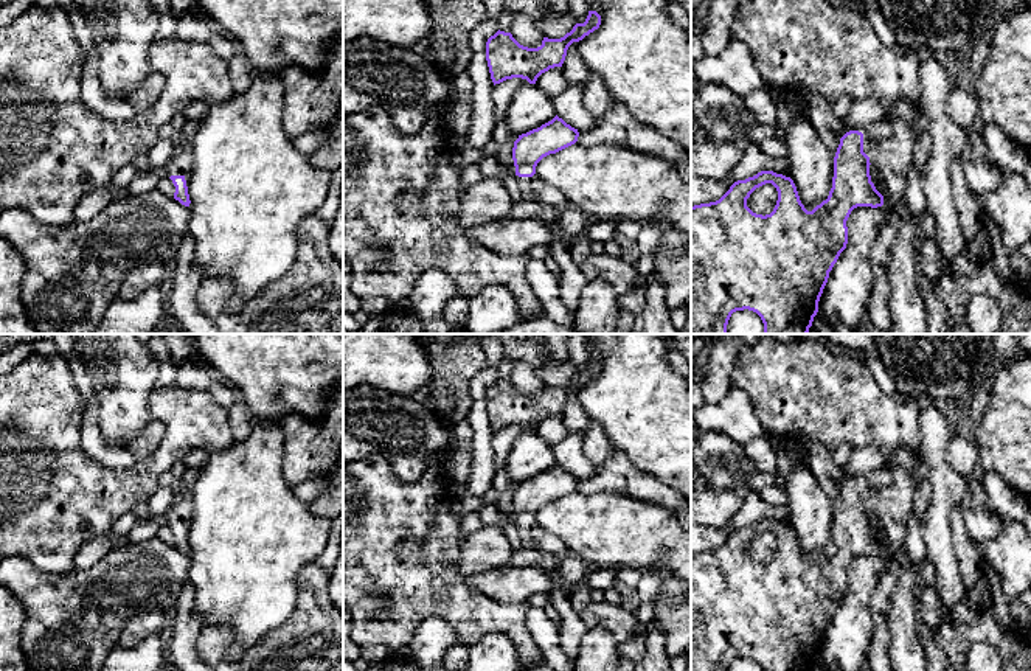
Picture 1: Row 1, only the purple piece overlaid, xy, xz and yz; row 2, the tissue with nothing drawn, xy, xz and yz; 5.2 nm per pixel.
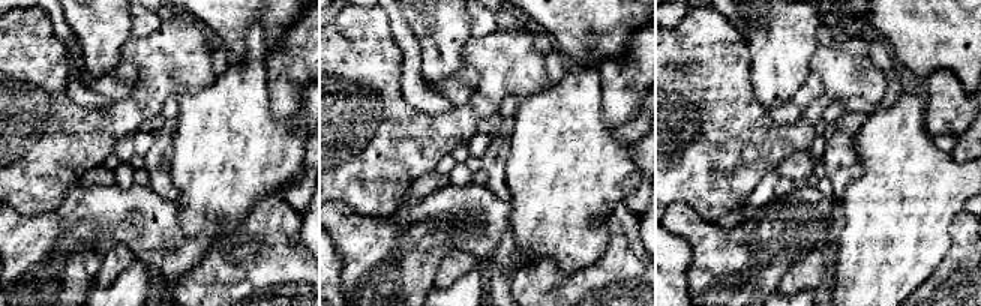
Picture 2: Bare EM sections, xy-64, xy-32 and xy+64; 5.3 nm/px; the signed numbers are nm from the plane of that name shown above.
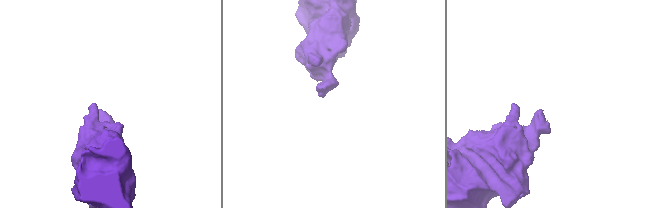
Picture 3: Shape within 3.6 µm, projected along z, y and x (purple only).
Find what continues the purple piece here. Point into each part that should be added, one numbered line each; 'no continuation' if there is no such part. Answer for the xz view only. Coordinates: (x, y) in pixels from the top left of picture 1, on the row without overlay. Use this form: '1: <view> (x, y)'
no continuation

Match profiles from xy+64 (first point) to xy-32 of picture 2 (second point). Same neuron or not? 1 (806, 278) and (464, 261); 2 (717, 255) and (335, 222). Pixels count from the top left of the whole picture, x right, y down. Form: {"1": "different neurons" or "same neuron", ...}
{"1": "same neuron", "2": "same neuron"}

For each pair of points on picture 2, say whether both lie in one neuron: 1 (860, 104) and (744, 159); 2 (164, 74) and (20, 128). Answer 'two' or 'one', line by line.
1: two
2: one

